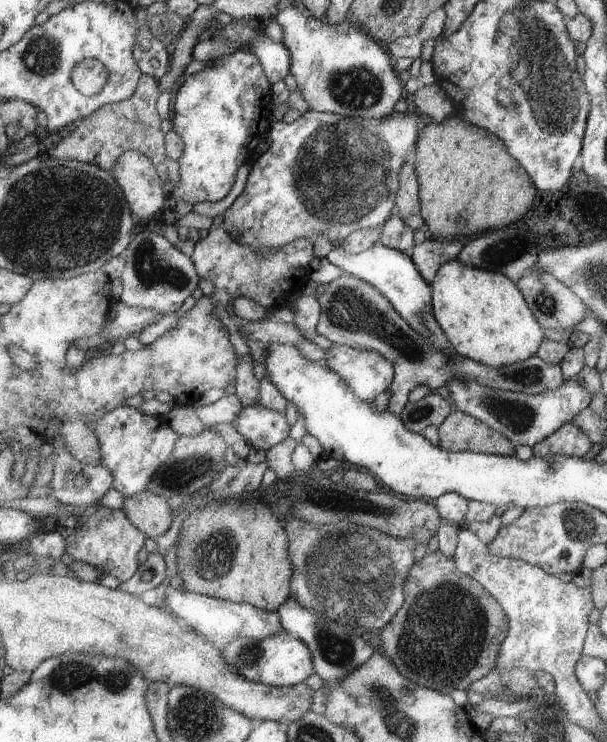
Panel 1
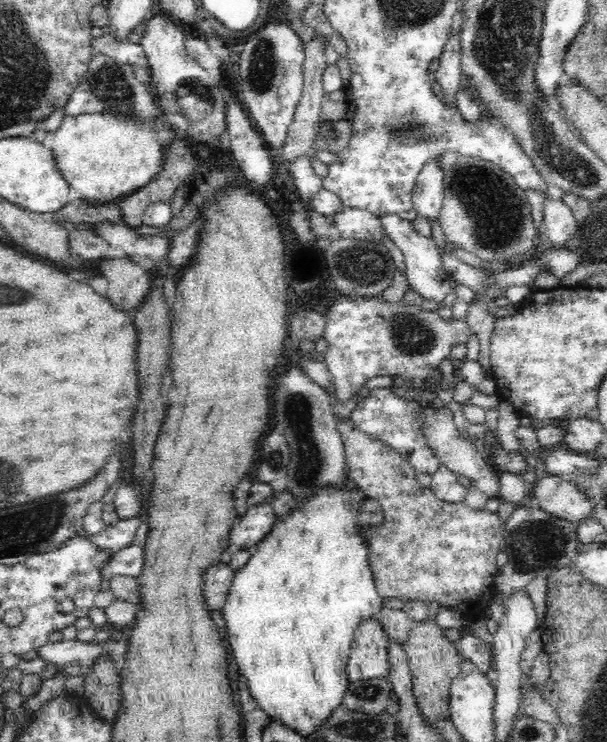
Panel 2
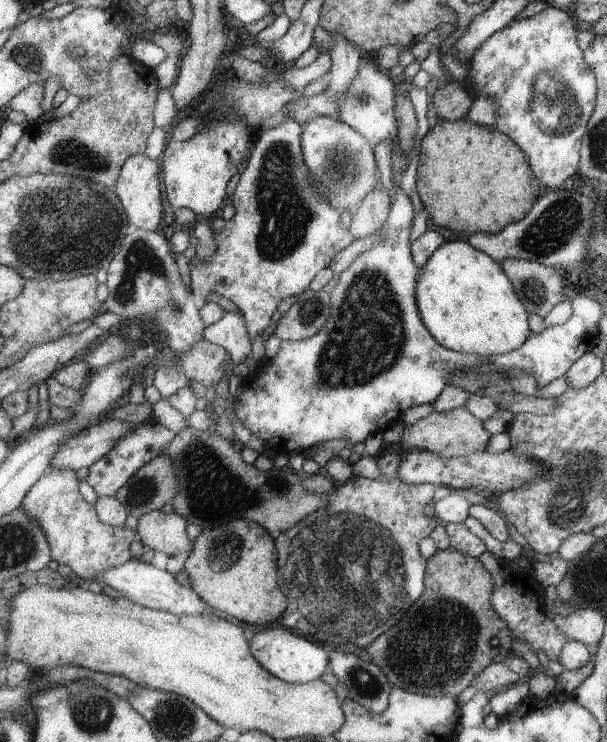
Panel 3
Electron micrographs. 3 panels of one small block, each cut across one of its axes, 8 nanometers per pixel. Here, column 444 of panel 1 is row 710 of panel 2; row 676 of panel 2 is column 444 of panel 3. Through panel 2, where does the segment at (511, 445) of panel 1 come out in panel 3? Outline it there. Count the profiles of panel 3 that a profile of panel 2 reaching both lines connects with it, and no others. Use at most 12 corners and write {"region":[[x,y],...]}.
{"region":[[465,407],[405,426],[403,452],[468,457],[492,434]]}

